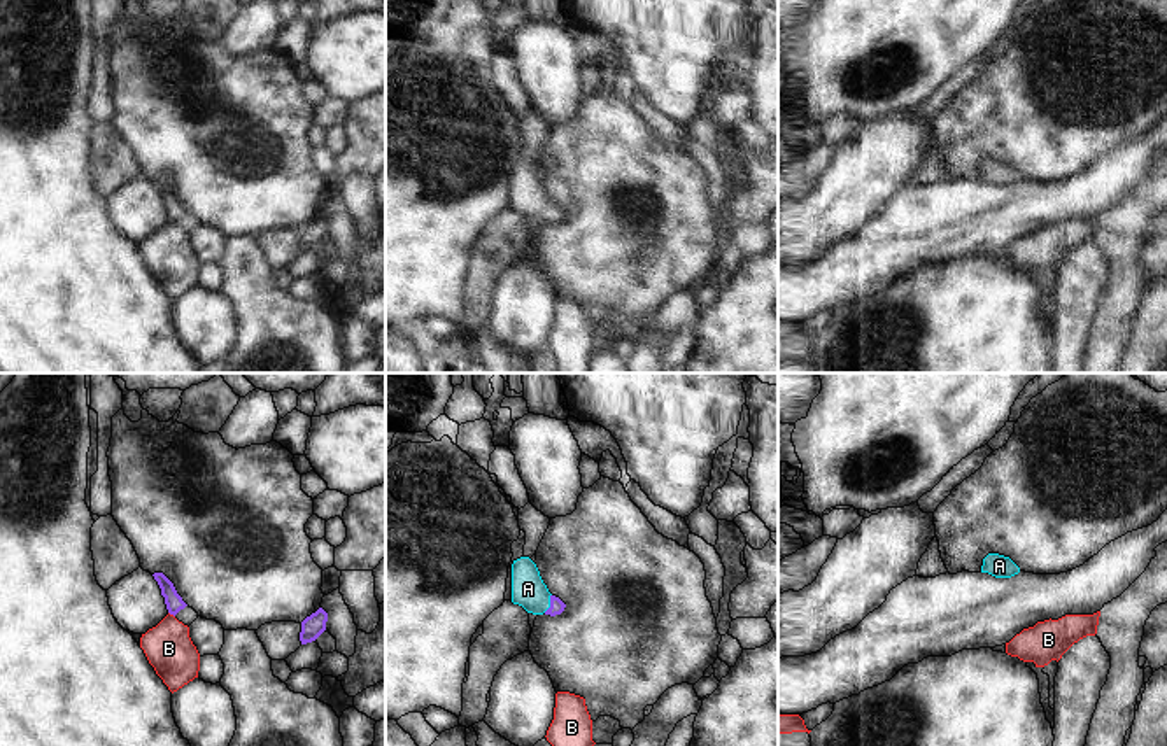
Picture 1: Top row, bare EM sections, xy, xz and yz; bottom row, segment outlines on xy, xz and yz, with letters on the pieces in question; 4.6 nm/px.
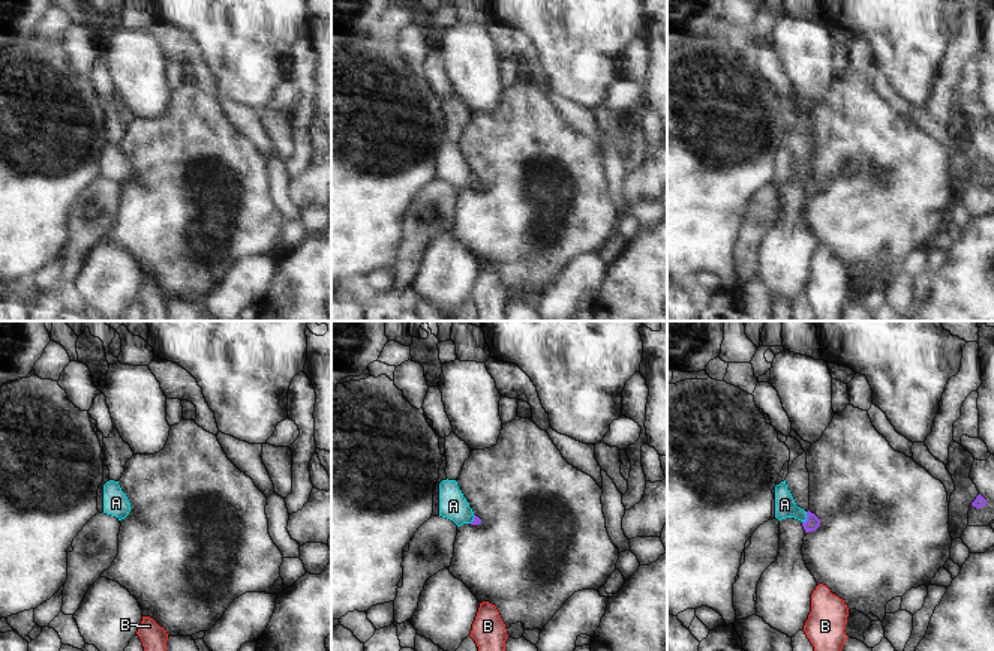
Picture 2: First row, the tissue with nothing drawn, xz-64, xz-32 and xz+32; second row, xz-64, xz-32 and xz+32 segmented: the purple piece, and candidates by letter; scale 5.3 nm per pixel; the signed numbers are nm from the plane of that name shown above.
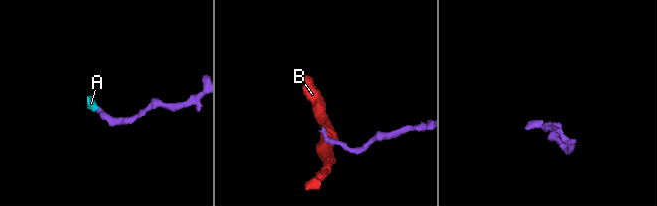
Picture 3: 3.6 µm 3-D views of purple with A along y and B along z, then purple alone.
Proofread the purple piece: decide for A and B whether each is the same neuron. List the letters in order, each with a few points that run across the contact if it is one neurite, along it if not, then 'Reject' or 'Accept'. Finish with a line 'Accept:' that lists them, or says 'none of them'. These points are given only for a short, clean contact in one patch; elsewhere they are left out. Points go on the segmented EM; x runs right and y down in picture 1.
A: Line: xz (558, 606), (551, 603), (540, 601), (528, 589). Accept
B: Line: xy (169, 612), (174, 617). Reject
Accept: A

